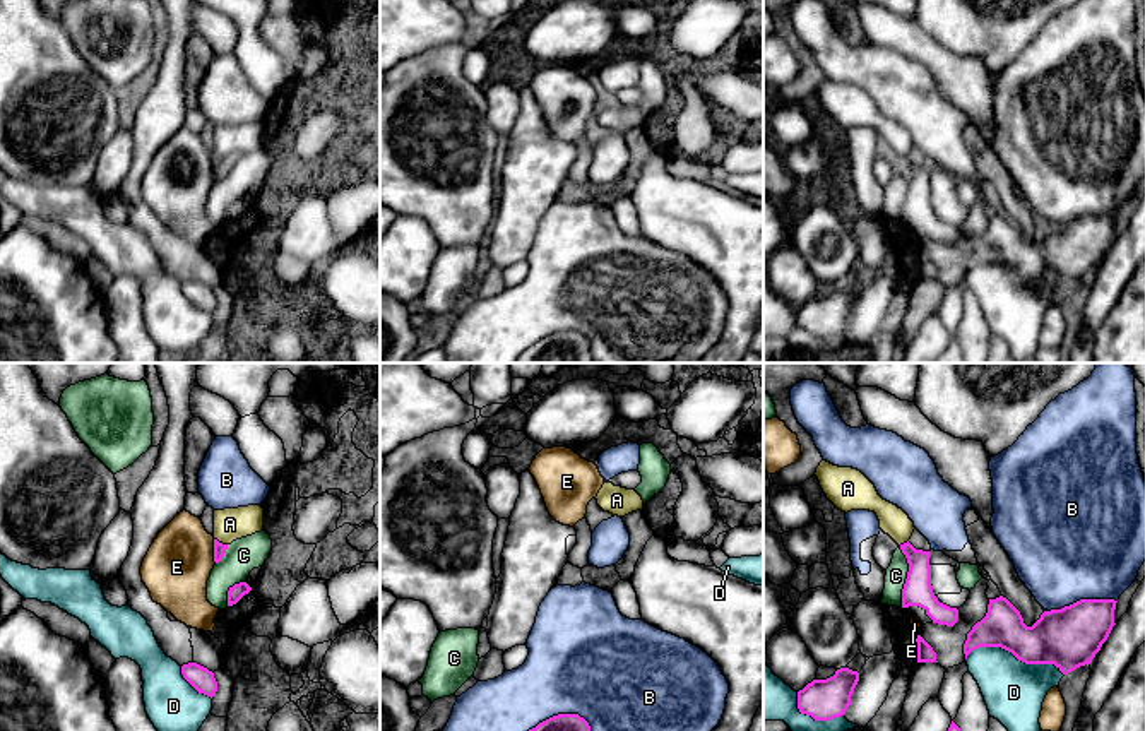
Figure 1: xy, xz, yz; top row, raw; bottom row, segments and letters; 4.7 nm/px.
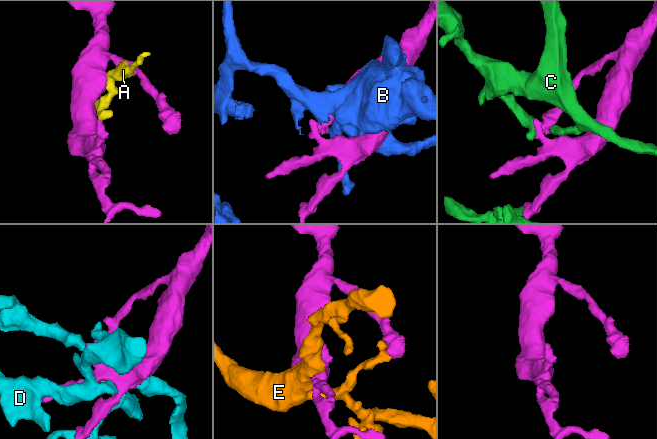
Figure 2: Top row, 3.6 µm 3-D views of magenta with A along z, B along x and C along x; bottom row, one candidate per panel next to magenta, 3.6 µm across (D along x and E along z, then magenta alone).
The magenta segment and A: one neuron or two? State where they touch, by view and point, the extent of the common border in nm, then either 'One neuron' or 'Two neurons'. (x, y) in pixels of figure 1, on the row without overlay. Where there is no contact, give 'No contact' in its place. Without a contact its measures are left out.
Touches magenta at xy (221, 160). Shared border 70 nm. One neuron

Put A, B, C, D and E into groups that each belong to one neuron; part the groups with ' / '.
A / B / C / D / E

